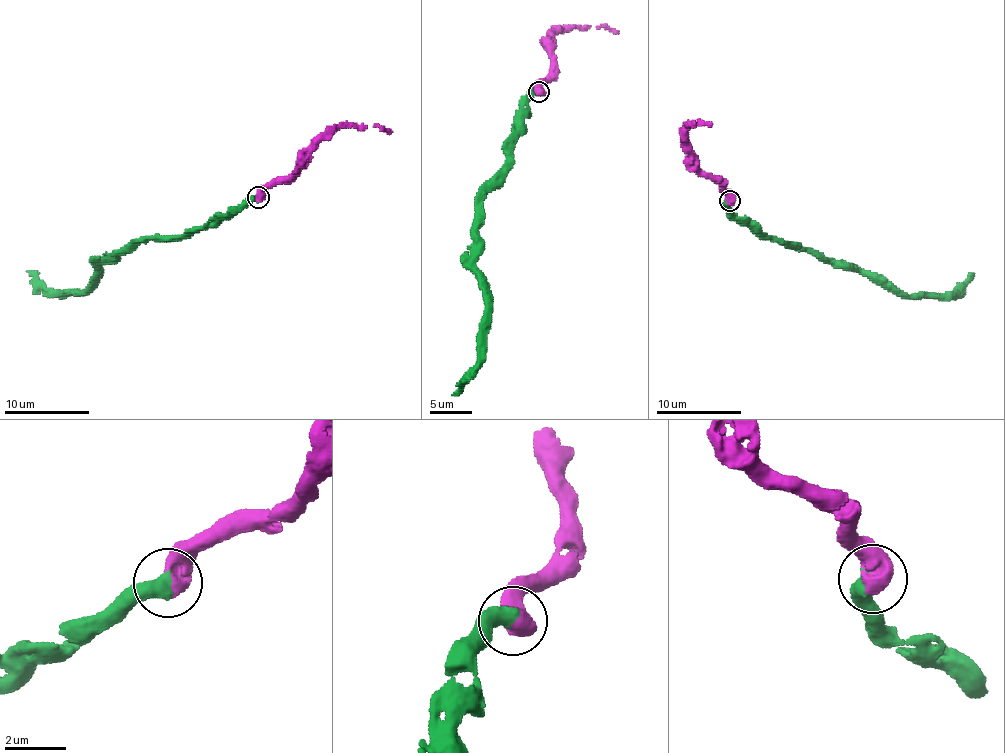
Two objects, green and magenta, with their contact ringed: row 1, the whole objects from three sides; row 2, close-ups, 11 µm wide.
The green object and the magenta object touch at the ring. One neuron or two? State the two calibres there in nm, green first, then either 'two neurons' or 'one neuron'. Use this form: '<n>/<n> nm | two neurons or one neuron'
550/500 nm | one neuron

